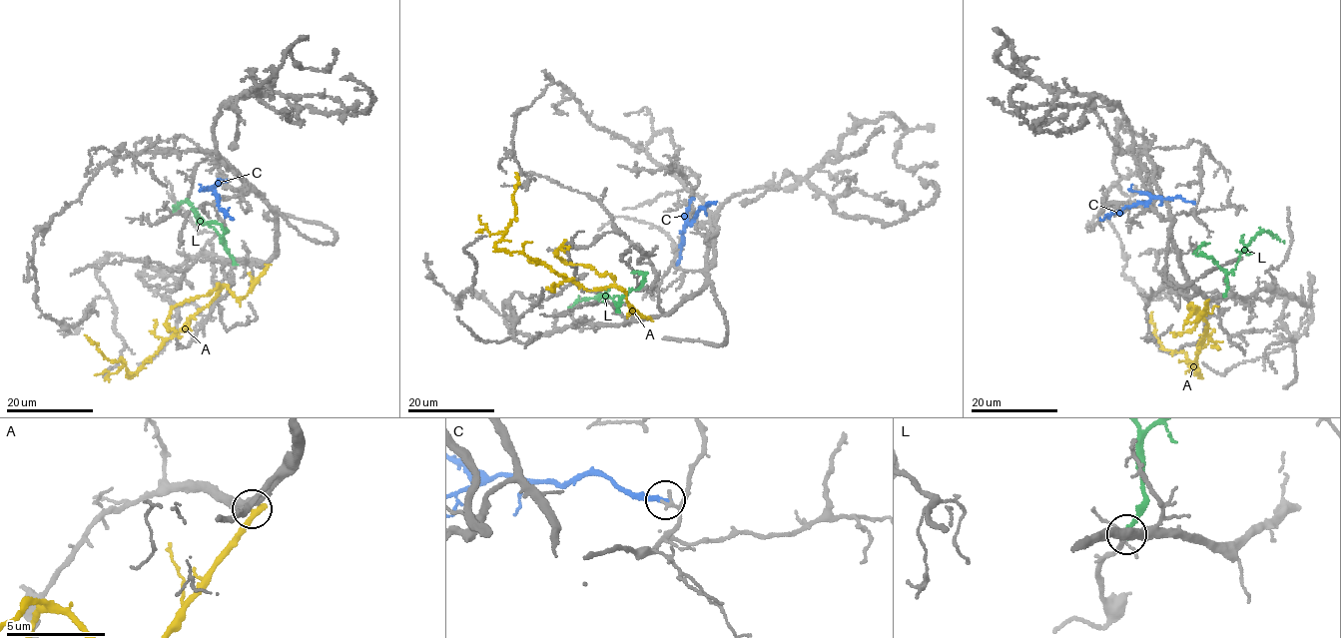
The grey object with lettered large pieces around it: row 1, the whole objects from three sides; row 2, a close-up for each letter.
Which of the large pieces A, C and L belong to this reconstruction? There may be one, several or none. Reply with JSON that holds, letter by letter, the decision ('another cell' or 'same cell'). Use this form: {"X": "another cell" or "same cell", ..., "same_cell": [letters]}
{"A": "another cell", "C": "another cell", "L": "another cell", "same_cell": []}

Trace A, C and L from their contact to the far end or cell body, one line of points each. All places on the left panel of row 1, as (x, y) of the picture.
A: (267, 265), (247, 295), (233, 296), (222, 287), (210, 304), (131, 376), (122, 358), (107, 358), (84, 334)
C: (226, 180), (211, 187), (218, 195), (219, 207), (232, 218)
L: (236, 264), (216, 231), (203, 222), (192, 207), (182, 202), (173, 211)

